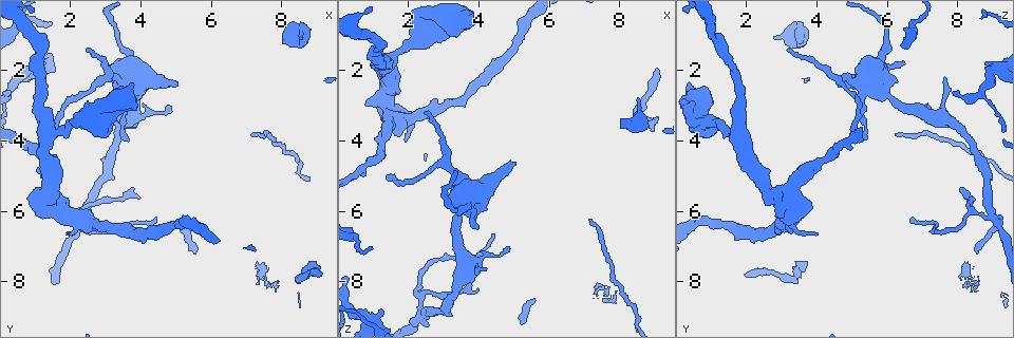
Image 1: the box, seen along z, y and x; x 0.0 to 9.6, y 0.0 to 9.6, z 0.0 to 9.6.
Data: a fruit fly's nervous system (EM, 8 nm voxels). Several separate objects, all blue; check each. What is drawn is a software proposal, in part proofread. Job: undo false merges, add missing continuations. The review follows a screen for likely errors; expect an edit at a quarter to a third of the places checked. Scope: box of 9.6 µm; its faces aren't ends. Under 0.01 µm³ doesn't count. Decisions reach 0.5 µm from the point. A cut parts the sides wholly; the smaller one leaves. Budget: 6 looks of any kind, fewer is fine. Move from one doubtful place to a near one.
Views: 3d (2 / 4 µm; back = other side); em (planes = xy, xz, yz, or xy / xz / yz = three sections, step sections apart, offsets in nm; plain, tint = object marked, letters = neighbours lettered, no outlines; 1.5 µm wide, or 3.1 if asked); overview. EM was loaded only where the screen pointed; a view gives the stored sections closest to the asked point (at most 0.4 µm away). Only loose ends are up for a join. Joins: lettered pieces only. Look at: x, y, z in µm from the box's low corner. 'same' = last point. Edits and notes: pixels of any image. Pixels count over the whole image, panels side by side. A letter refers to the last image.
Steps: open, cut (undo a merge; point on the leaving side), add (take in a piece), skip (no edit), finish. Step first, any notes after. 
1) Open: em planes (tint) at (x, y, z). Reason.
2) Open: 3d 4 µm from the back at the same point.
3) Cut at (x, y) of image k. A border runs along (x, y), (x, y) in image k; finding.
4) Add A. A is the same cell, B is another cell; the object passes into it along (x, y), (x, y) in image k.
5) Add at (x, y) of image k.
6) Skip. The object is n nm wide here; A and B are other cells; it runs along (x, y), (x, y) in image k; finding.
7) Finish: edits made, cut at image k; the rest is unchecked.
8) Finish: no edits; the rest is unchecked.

Open: em xz step 8 (letters) at (2.15, 6.40, 3.25). Abrupt turn.

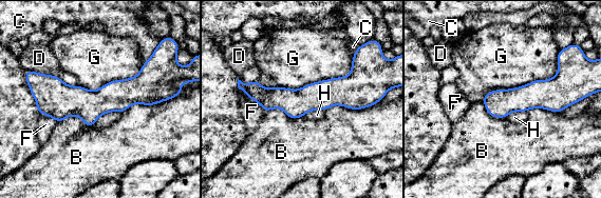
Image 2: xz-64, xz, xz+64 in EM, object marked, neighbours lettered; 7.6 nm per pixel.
Skip. The object is 220 nm wide here; B, C, D, F, G and H are other cells; a border runs along (353, 56), (257, 80) in image 2; all the same neuron.

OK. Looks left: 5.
Open: em planes (letters) at (1.45, 3.80, 1.70). Narrows sharply.

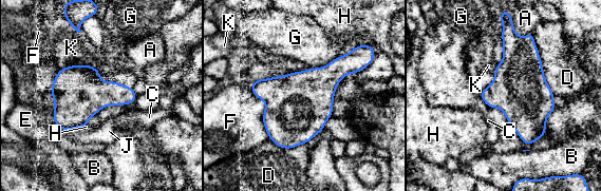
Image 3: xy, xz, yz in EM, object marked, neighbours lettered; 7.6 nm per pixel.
Skip. The object is 320 nm wide here; A, B, C, D, E, F, G, H, J and K are other cells; continuous, no second neuron.

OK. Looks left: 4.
Open: 3d 2 µm at (2.30, 6.15, 8.95). Abrupt turn.

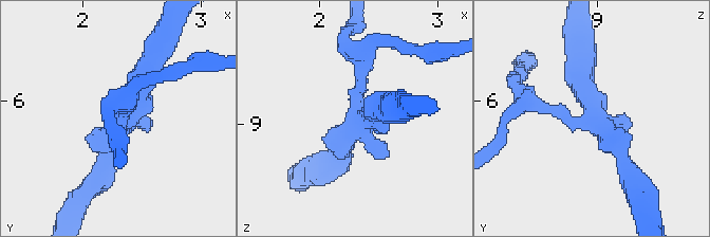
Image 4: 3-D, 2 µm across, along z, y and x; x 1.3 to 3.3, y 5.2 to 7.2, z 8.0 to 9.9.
Open: em xz step 4 (plain) at (2.32, 6.18, 8.90). 4 arms meet here; now the EM.

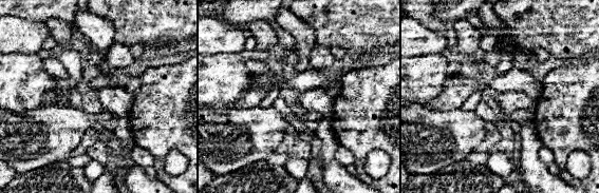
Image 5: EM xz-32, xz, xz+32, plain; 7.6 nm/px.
Open: em xz step 4 (letters) at the same point.

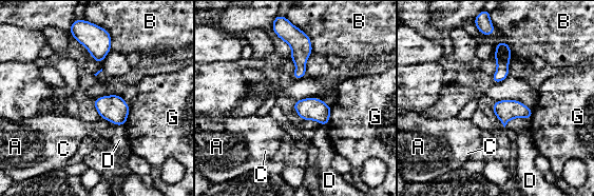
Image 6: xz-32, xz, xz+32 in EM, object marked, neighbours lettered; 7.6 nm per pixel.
Skip. A, B, C, D and G are other cells; a border runs along (497, 41), (506, 42), (511, 58) in image 6; all the same neuron.

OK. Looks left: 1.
Finish: no edits; the rest is unchecked.

